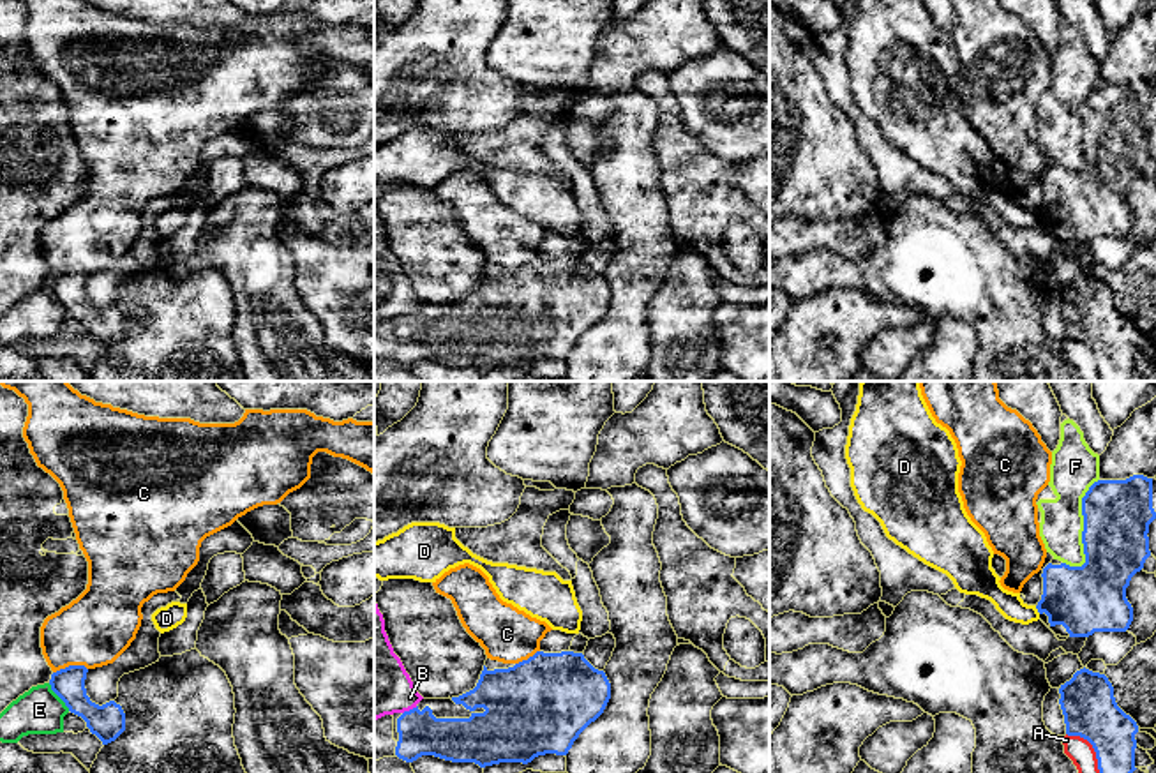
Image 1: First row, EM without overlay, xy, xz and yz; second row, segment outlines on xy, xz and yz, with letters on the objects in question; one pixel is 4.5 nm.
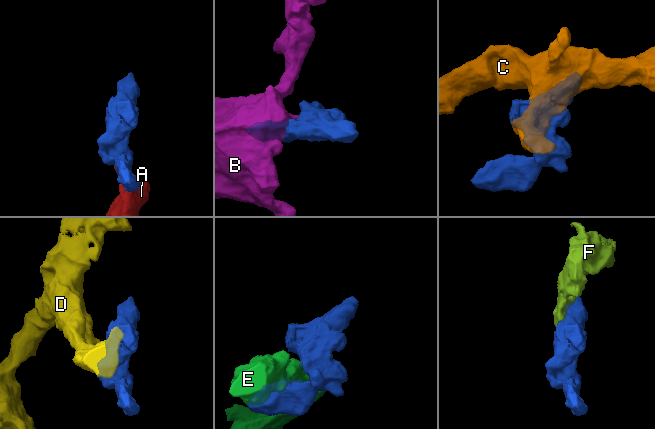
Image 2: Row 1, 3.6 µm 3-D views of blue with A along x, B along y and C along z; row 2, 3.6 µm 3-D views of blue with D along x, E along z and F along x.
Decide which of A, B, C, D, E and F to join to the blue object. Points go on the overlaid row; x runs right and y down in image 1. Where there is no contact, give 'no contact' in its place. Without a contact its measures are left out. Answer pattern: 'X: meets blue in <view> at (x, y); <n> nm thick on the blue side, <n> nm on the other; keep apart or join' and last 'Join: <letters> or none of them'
A: meets blue in yz at (1093, 747); 240 nm thick on the blue side, 120 nm on the other; keep apart
B: meets blue in xz at (410, 710); 200 nm thick on the blue side, 300 nm on the other; keep apart
C: meets blue in xy at (69, 666); 150 nm thick on the blue side, 320 nm on the other; keep apart
D: meets blue in yz at (1036, 607); 320 nm thick on the blue side, 120 nm on the other; keep apart
E: meets blue in xy at (59, 696); 160 nm thick on the blue side, 200 nm on the other; keep apart
F: meets blue in yz at (1084, 528); 300 nm thick on the blue side, 200 nm on the other; keep apart
Join: none of them

